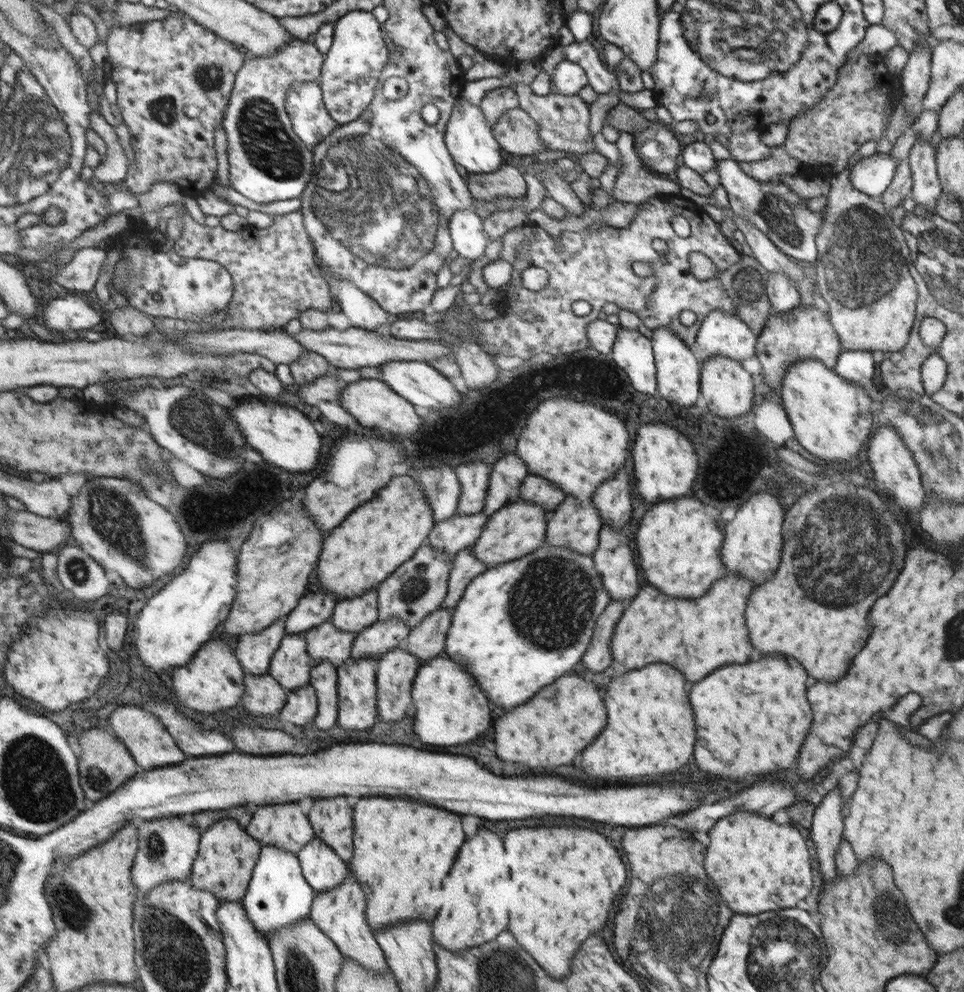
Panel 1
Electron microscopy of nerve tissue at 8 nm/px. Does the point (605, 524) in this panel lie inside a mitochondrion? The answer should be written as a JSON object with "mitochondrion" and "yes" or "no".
{"mitochondrion":"no"}

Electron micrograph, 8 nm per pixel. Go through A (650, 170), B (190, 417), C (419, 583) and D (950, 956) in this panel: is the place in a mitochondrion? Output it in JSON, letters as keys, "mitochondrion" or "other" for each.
{"A":"other","B":"mitochondrion","C":"mitochondrion","D":"other"}

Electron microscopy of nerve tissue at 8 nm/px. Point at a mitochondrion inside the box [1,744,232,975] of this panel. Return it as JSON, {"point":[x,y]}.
{"point":[75,913]}

